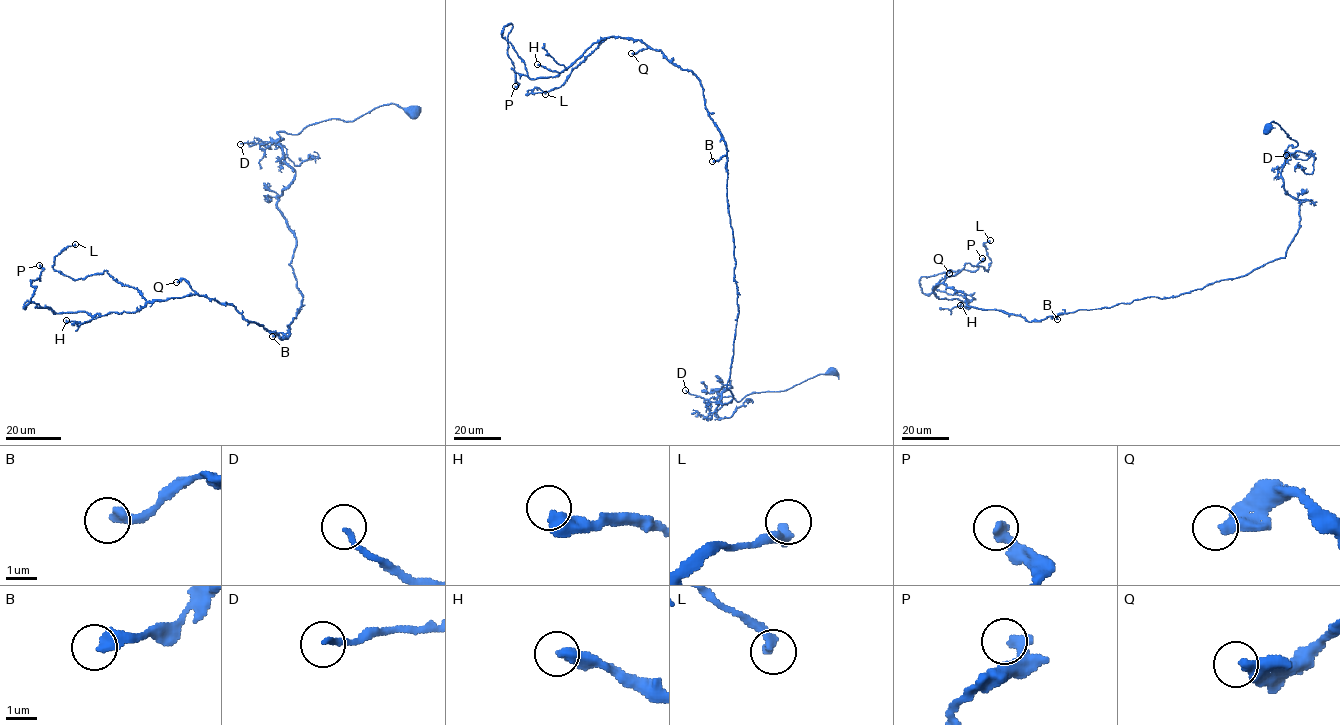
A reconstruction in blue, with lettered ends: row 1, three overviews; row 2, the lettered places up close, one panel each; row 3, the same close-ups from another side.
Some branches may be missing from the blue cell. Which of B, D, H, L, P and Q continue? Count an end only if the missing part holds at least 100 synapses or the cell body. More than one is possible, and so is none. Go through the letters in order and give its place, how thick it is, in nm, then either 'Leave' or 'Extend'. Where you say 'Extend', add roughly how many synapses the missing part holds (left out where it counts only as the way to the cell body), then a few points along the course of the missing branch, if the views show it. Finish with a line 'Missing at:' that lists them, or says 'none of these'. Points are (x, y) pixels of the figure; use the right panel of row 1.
B: Place: (1057, 319). Thickness 400 nm. Leave
D: Place: (1286, 155). Thickness 170 nm. Leave
H: Place: (960, 305). Thickness 440 nm. Leave
L: Place: (990, 240). Thickness 320 nm. Leave
P: Place: (982, 258). Thickness 400 nm. Leave
Q: Place: (949, 273). Thickness 440 nm. Leave
Missing at: none of these

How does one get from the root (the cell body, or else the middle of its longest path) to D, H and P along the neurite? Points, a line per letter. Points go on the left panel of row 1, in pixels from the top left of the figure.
D: (413, 113), (384, 104), (353, 121), (330, 119), (297, 134), (278, 132), (279, 140), (267, 147), (240, 144)
H: (413, 113), (384, 104), (278, 132), (295, 178), (277, 209), (303, 295), (286, 338), (196, 294), (66, 320)
P: (413, 113), (278, 132), (303, 295), (286, 338), (196, 294), (25, 307), (39, 265)

